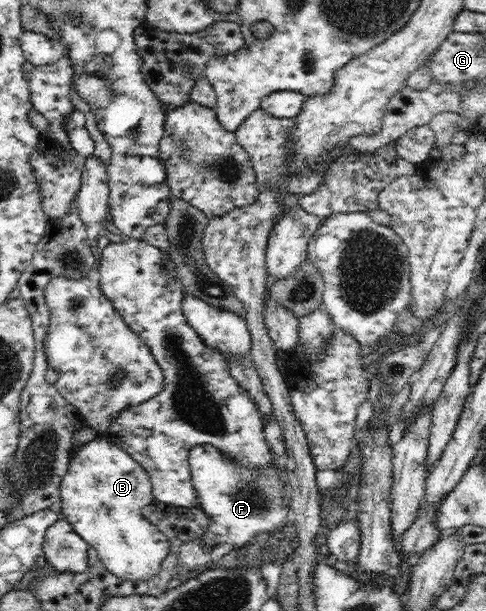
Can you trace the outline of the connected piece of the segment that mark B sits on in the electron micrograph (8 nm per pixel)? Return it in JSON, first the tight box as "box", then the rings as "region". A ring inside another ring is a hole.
{"box":[60,435,169,581],"region":[[[105,435],[87,441],[72,457],[60,486],[61,512],[85,543],[97,550],[98,558],[118,579],[140,581],[152,579],[169,553],[169,540],[153,523],[143,517],[142,509],[154,502],[148,472],[121,447]]]}

